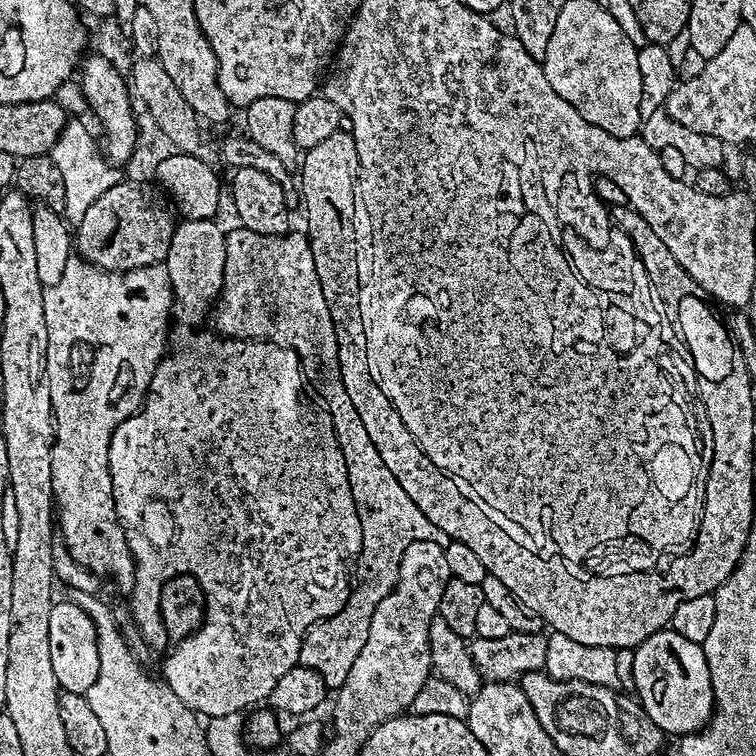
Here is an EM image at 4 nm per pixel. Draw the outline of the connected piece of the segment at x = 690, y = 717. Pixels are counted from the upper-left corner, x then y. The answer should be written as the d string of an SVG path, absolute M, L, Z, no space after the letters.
M665 630L649 634L646 642L639 644L631 656L636 683L634 692L636 696L640 695L640 704L654 727L685 738L699 732L711 721L714 707L712 683L701 645Z

